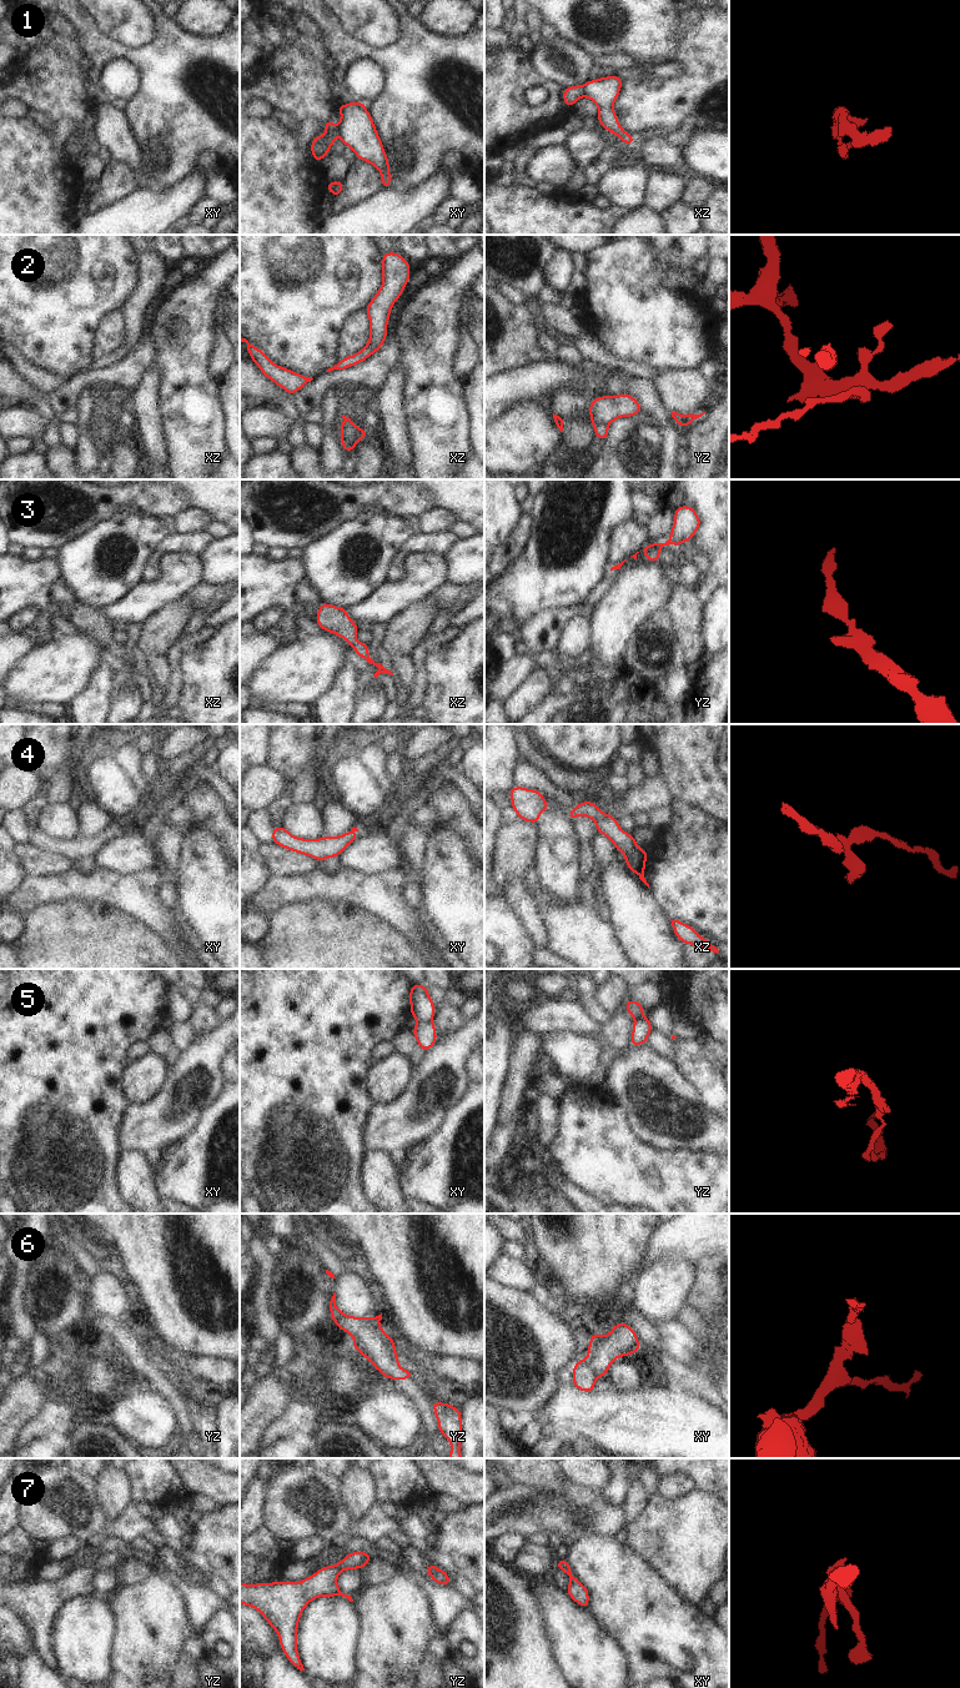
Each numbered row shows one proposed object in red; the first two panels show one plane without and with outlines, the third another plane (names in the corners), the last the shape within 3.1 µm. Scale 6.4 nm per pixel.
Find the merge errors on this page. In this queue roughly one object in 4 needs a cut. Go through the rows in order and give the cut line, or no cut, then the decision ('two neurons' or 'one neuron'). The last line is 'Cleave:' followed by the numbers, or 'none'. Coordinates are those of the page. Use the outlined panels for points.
1: xz (582, 86), (583, 95) | two neurons
2: xz (365, 346), (380, 347) | two neurons
3: no cut | one neuron
4: no cut | one neuron
5: xy (431, 1020), (417, 1023) | two neurons
6: xy (584, 1360), (597, 1377) | two neurons
7: no cut | one neuron
Cleave: 1, 2, 5, 6

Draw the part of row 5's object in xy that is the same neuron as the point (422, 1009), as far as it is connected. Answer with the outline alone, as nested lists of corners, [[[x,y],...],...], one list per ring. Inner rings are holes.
[[[422,984],[412,985],[409,989],[411,1016],[417,1023],[429,1023],[436,1014],[436,1006],[428,994],[428,988]]]

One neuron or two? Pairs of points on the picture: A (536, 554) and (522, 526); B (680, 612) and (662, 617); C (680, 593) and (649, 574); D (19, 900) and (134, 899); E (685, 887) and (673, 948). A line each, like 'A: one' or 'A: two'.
A: two
B: two
C: two
D: one
E: two

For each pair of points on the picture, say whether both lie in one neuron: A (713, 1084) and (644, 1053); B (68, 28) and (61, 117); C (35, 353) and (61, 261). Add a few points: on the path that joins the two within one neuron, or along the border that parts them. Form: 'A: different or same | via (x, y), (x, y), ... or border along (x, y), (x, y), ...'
A: different | border along (673, 1061), (697, 1090)
B: different | border along (51, 30), (76, 41)
C: same | via (48, 331), (49, 284)

